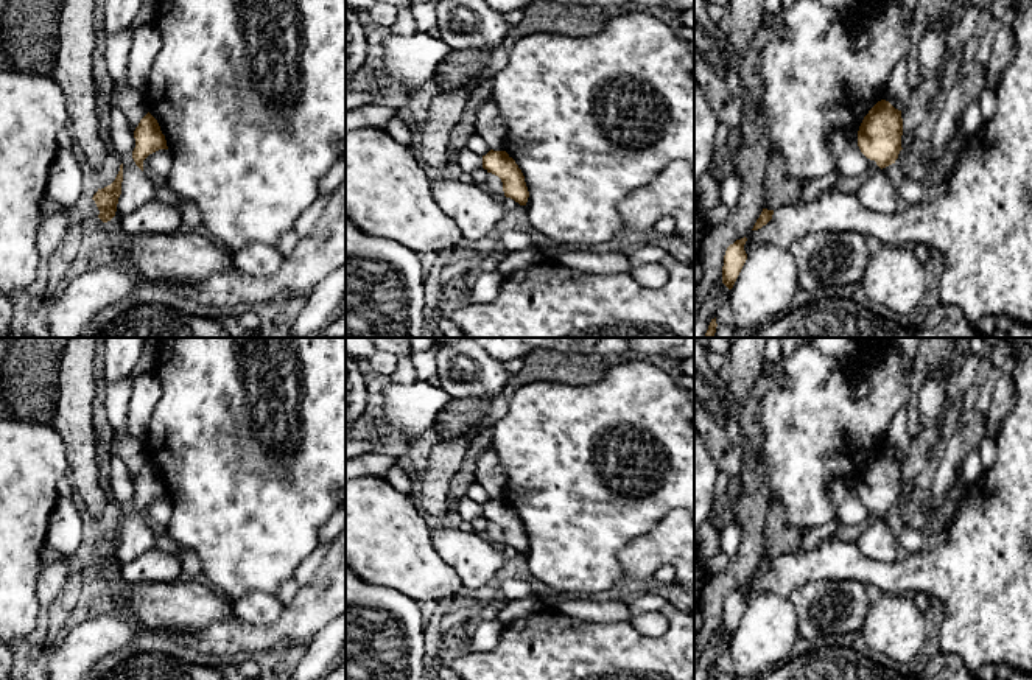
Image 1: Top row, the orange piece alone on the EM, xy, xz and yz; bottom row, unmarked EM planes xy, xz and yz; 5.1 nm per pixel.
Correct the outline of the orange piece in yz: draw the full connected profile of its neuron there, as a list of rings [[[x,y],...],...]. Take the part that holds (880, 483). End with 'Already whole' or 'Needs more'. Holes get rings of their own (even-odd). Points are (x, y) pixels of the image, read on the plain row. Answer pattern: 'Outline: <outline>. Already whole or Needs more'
Outline: [[[878,450],[864,465],[858,479],[861,501],[883,518],[898,507],[903,484],[901,459],[889,450]]]. Already whole

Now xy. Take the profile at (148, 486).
Outline: [[[148,461],[134,479],[135,496],[132,507],[135,514],[143,520],[143,509],[159,499],[168,498],[165,484],[160,479],[157,468]]]. Already whole

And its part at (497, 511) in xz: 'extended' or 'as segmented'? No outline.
as segmented

